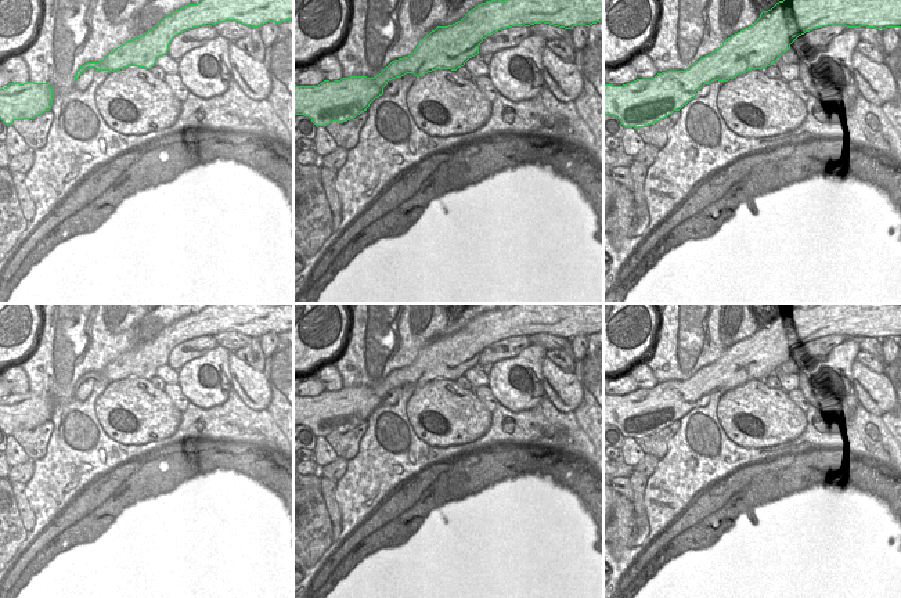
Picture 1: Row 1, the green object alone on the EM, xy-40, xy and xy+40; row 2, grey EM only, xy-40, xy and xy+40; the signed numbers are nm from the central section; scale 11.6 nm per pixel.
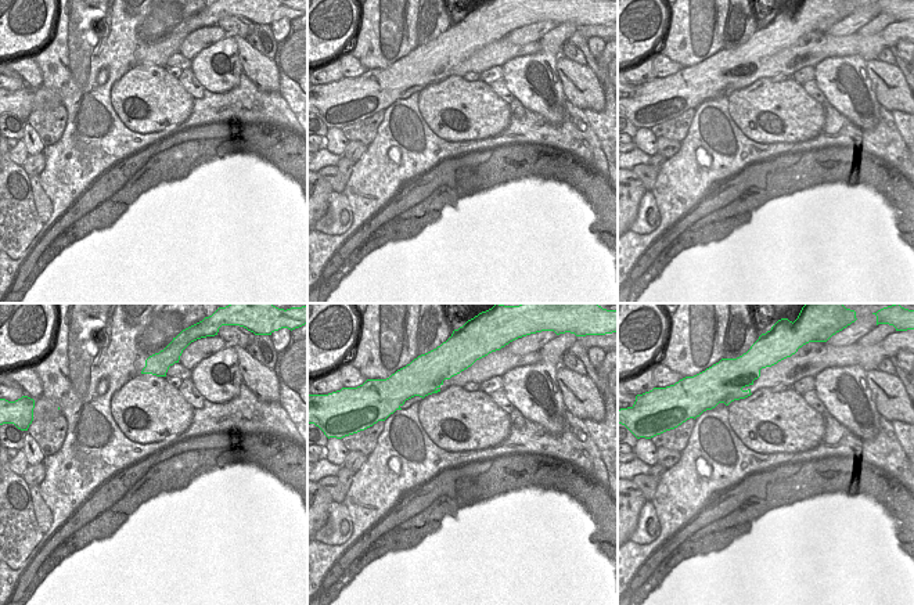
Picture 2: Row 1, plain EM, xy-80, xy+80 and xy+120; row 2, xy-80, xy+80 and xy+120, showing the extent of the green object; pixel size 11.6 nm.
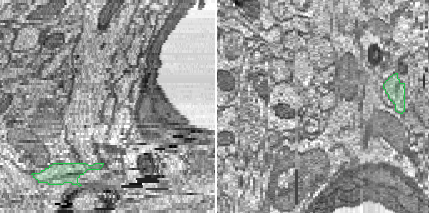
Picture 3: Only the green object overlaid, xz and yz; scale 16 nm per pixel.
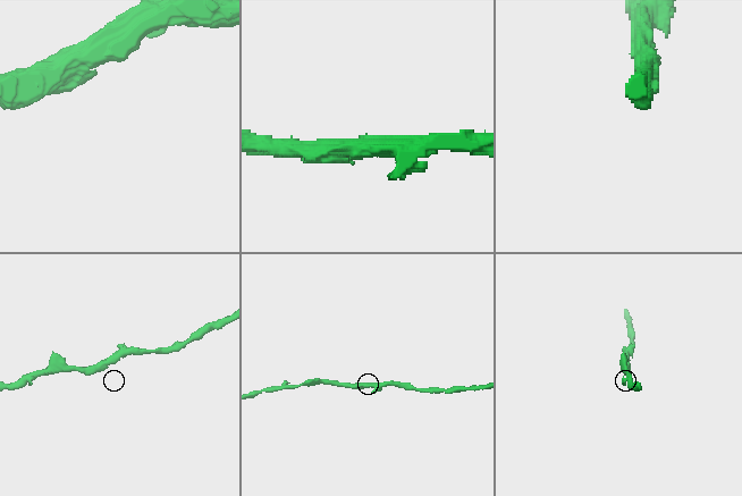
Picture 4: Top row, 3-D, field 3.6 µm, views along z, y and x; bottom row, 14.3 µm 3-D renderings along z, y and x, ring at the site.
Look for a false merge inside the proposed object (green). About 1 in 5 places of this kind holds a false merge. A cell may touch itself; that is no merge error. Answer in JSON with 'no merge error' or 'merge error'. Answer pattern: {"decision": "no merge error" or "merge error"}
{"decision": "no merge error"}

